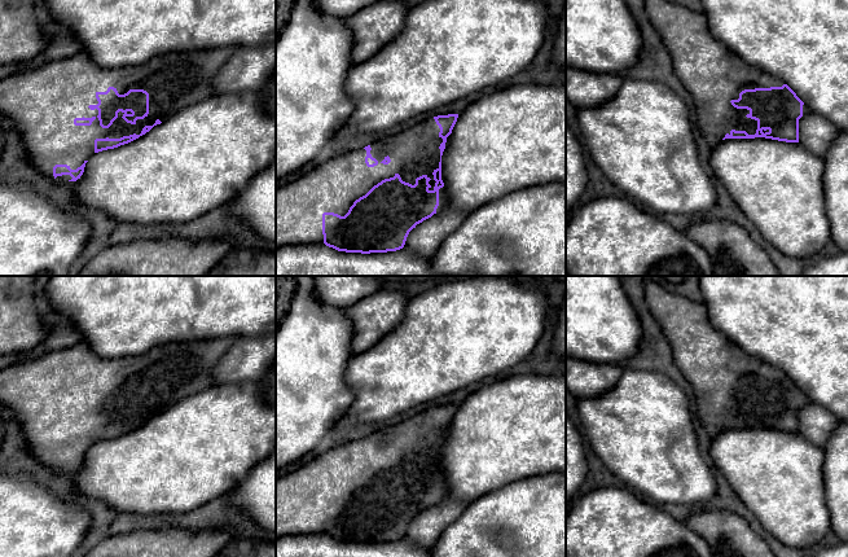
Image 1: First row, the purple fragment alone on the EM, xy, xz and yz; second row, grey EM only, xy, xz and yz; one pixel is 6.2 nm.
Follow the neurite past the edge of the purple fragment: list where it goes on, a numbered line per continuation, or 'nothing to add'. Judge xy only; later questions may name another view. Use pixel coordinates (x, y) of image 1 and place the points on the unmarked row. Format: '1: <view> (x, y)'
1: xy (43, 391)

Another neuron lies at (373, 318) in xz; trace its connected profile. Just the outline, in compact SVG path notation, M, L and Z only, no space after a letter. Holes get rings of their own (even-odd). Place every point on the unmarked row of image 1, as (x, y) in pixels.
M382 289L346 307L352 323L352 355L368 351L388 335L405 317L409 297Z

